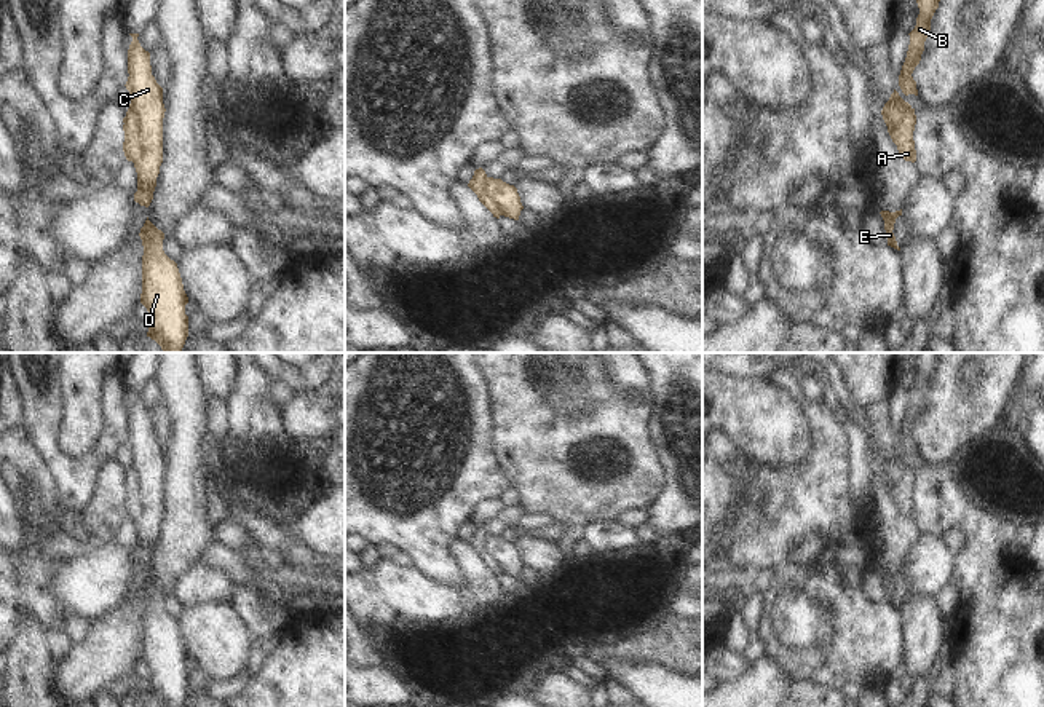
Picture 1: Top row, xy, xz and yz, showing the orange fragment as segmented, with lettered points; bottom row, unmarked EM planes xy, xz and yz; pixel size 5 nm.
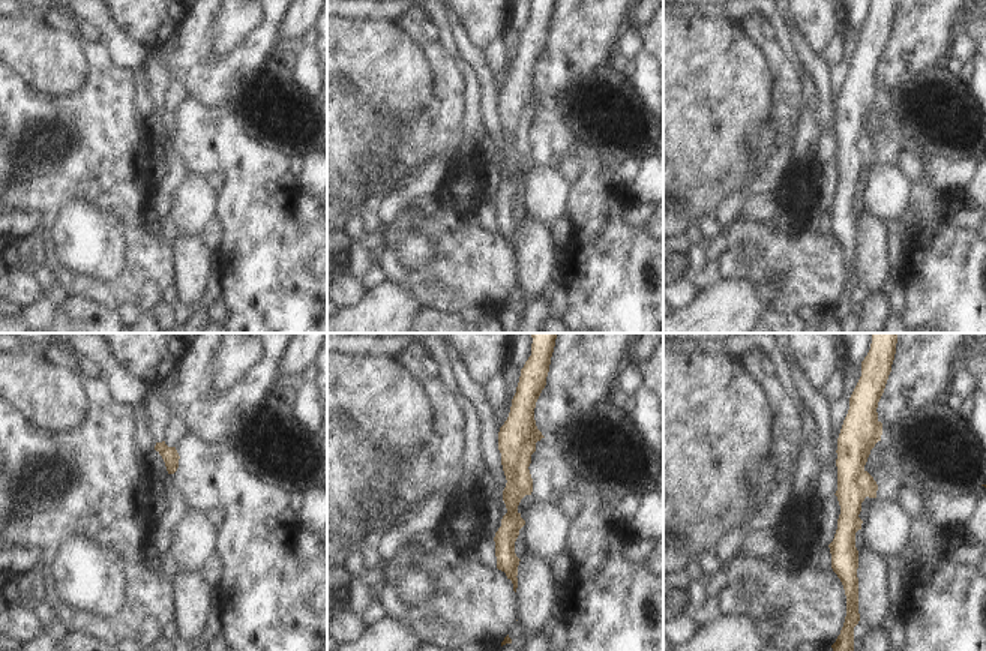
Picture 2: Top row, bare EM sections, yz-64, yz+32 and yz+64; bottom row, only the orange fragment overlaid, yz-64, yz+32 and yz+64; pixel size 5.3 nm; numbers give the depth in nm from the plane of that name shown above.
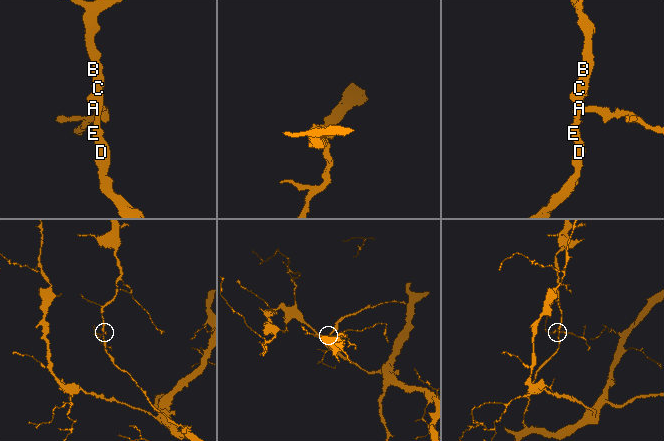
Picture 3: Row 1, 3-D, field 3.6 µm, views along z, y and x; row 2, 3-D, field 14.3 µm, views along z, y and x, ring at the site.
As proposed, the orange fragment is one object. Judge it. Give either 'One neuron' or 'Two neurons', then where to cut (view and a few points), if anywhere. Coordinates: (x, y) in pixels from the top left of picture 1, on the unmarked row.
Two neurons. Split along xy (126, 471), (139, 503), (139, 516), (134, 521).

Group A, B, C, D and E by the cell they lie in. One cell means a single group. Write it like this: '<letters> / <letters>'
A / B C D E

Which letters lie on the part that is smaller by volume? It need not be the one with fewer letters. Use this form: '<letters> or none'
A

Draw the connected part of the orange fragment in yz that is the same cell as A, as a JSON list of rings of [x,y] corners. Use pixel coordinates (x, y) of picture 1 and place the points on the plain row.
[[[884,464],[881,468],[883,477],[888,484],[888,490],[892,496],[892,500],[897,503],[897,508],[900,511],[900,514],[905,519],[916,519],[916,508],[915,508],[915,498],[913,498],[913,488],[915,488],[915,482],[916,482],[916,472],[913,471],[912,476],[908,477],[907,484],[896,488],[891,485],[886,471],[884,471]]]

